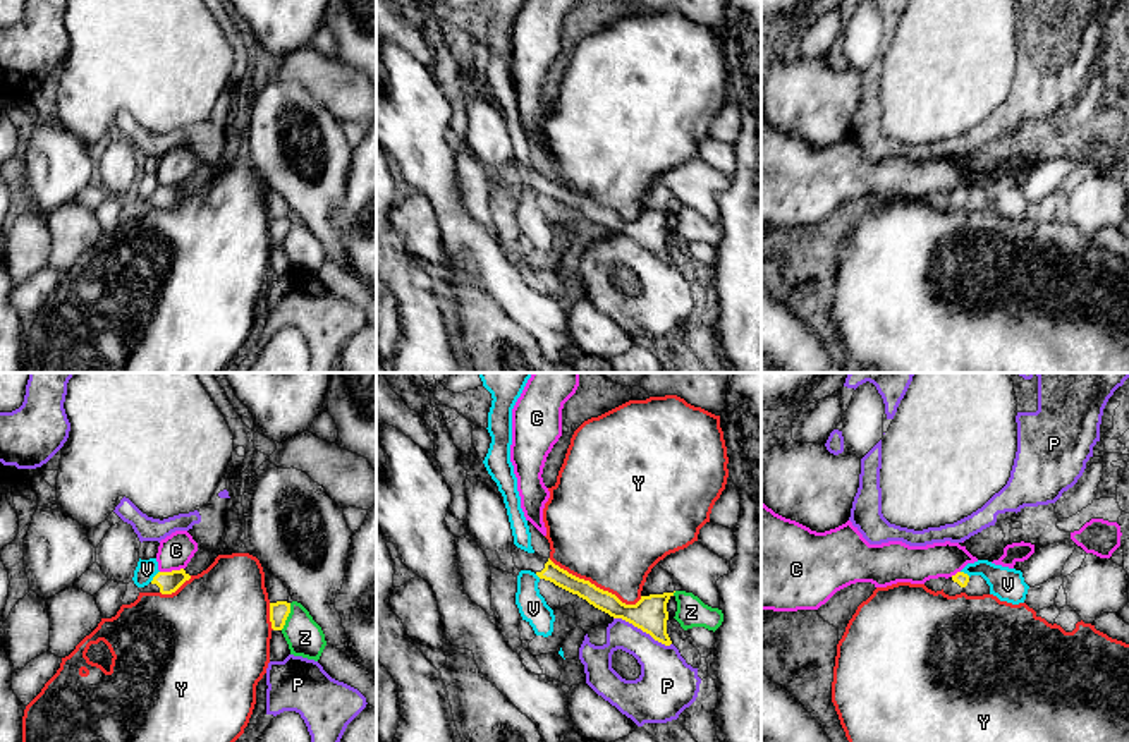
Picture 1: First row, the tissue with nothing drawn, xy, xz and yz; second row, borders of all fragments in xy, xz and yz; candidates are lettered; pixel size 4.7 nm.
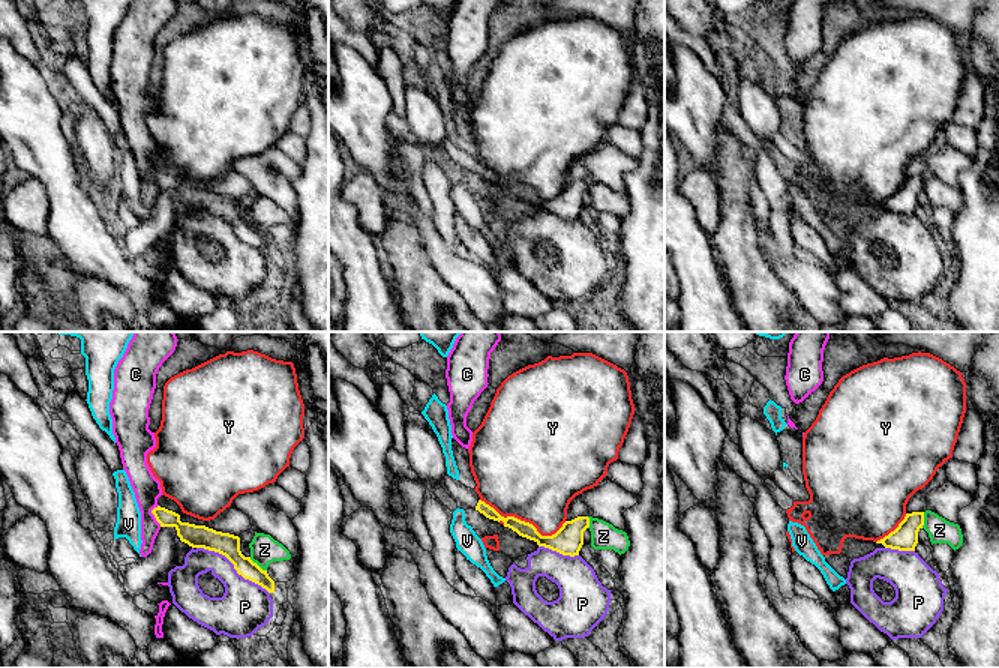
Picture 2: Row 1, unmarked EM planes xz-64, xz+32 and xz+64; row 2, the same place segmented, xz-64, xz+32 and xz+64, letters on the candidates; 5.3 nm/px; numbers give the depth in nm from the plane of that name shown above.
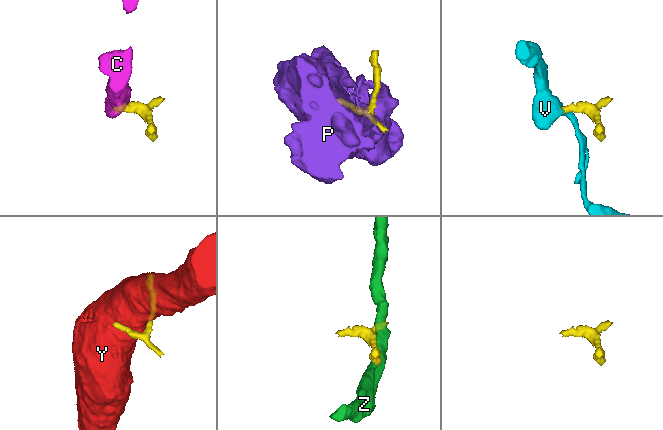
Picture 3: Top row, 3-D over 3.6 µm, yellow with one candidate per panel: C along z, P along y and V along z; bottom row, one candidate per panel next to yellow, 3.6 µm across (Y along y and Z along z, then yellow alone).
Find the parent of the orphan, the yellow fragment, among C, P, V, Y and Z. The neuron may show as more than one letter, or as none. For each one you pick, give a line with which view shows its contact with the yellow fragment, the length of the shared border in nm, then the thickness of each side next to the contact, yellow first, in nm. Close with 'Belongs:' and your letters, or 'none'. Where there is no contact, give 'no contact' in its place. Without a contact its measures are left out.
Belongs: none

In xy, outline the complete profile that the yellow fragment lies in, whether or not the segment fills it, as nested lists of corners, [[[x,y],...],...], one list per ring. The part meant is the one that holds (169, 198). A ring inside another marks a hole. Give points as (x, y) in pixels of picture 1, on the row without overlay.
[[[184,184],[172,187],[158,187],[153,196],[148,201],[139,203],[139,206],[172,210],[189,194],[191,191]]]

